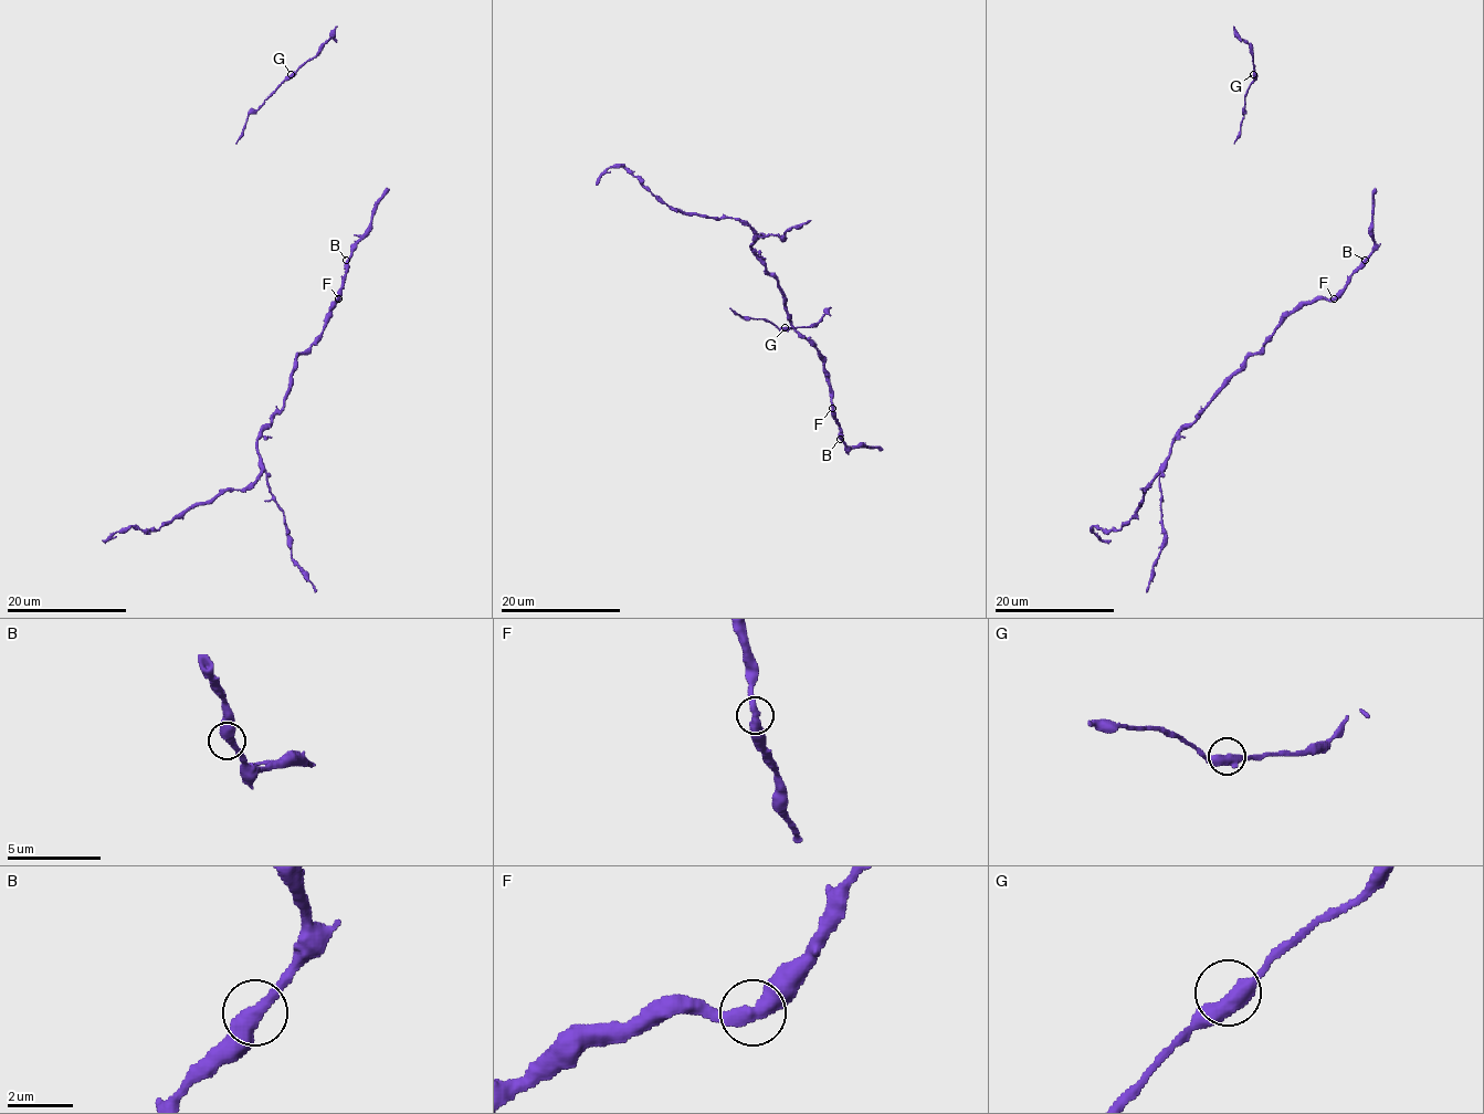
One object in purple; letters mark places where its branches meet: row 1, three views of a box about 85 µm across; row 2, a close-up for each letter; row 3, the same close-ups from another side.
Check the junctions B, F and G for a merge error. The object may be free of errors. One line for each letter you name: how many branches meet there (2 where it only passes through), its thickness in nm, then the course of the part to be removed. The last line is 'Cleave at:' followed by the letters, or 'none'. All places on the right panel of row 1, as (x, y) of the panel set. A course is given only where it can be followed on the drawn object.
Cleave at: none

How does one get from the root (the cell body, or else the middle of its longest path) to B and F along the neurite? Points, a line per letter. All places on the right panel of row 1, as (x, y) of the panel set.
B: (1296, 308), (1318, 300), (1332, 300), (1365, 260)
F: (1296, 308), (1318, 300), (1334, 300)

